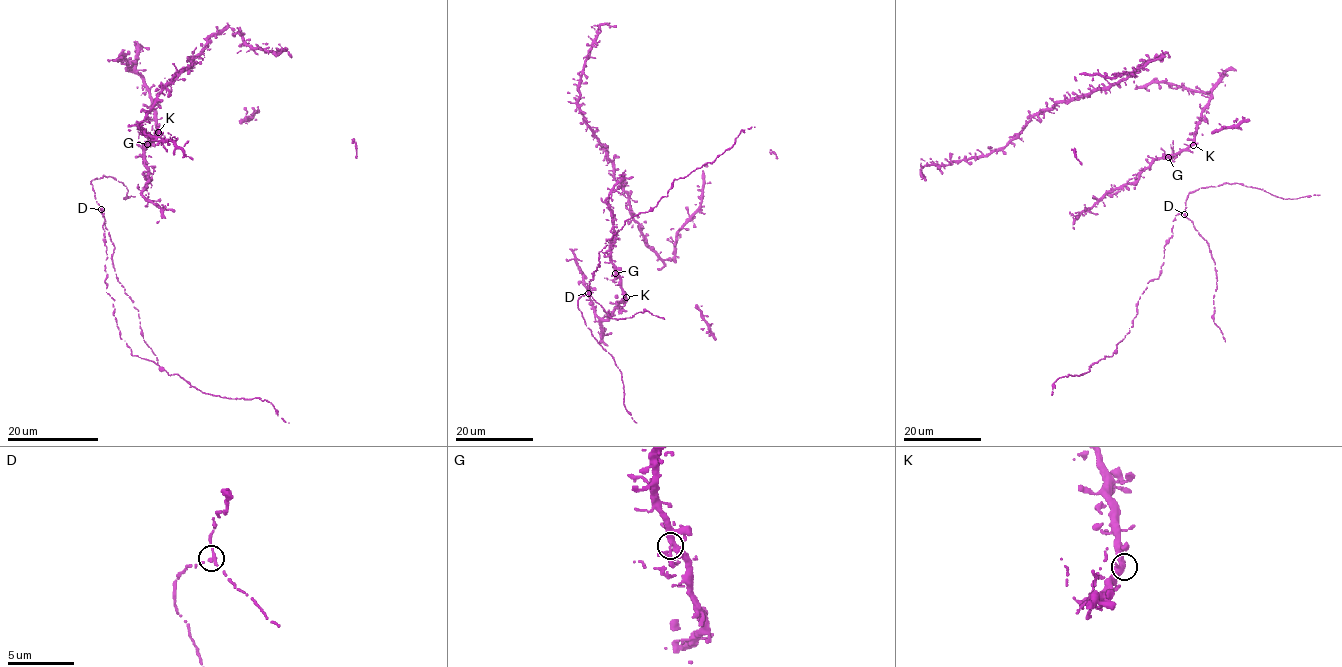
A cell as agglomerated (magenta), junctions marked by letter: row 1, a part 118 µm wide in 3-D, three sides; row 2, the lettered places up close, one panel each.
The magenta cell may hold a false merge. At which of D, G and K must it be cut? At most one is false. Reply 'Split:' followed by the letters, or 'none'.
Split: none

